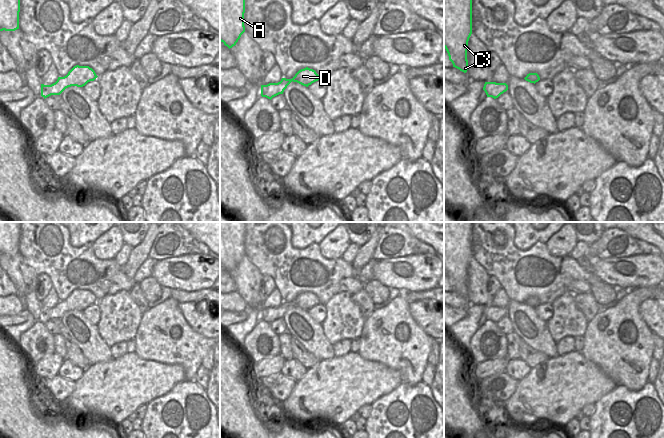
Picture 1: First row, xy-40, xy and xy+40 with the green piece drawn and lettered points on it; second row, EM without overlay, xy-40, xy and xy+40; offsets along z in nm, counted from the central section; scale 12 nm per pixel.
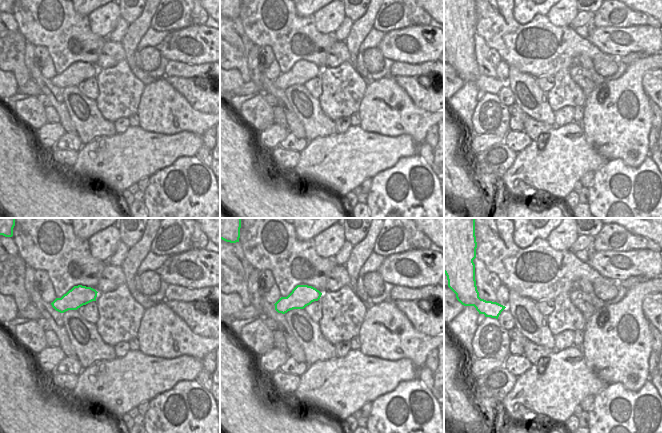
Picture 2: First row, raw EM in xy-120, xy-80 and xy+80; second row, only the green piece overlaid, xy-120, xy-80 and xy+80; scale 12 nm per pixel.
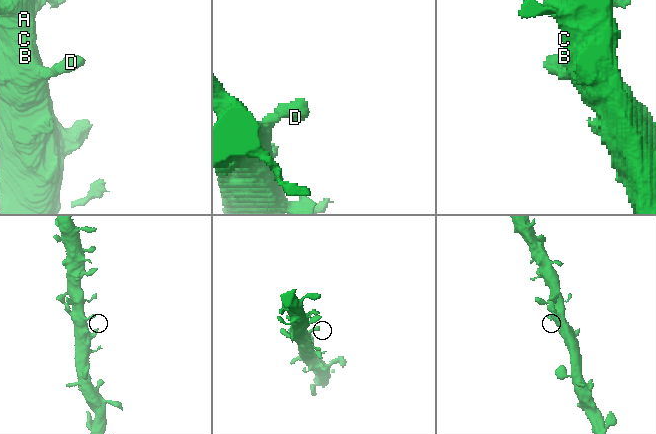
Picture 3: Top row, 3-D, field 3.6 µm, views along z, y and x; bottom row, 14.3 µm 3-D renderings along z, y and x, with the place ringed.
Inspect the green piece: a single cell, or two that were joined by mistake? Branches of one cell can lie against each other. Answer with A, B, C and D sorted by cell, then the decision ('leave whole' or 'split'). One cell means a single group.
groups A B C D; leave whole

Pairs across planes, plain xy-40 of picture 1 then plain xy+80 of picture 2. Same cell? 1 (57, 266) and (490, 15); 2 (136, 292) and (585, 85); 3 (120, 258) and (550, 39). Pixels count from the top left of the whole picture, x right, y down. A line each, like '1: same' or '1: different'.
1: same
2: same
3: different

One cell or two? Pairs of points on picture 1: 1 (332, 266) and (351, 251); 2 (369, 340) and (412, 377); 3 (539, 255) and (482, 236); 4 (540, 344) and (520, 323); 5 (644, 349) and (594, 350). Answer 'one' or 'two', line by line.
1: two
2: one
3: one
4: one
5: one

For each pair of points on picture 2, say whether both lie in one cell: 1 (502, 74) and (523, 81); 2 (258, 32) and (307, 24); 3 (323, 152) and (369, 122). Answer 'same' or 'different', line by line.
1: different
2: same
3: different

